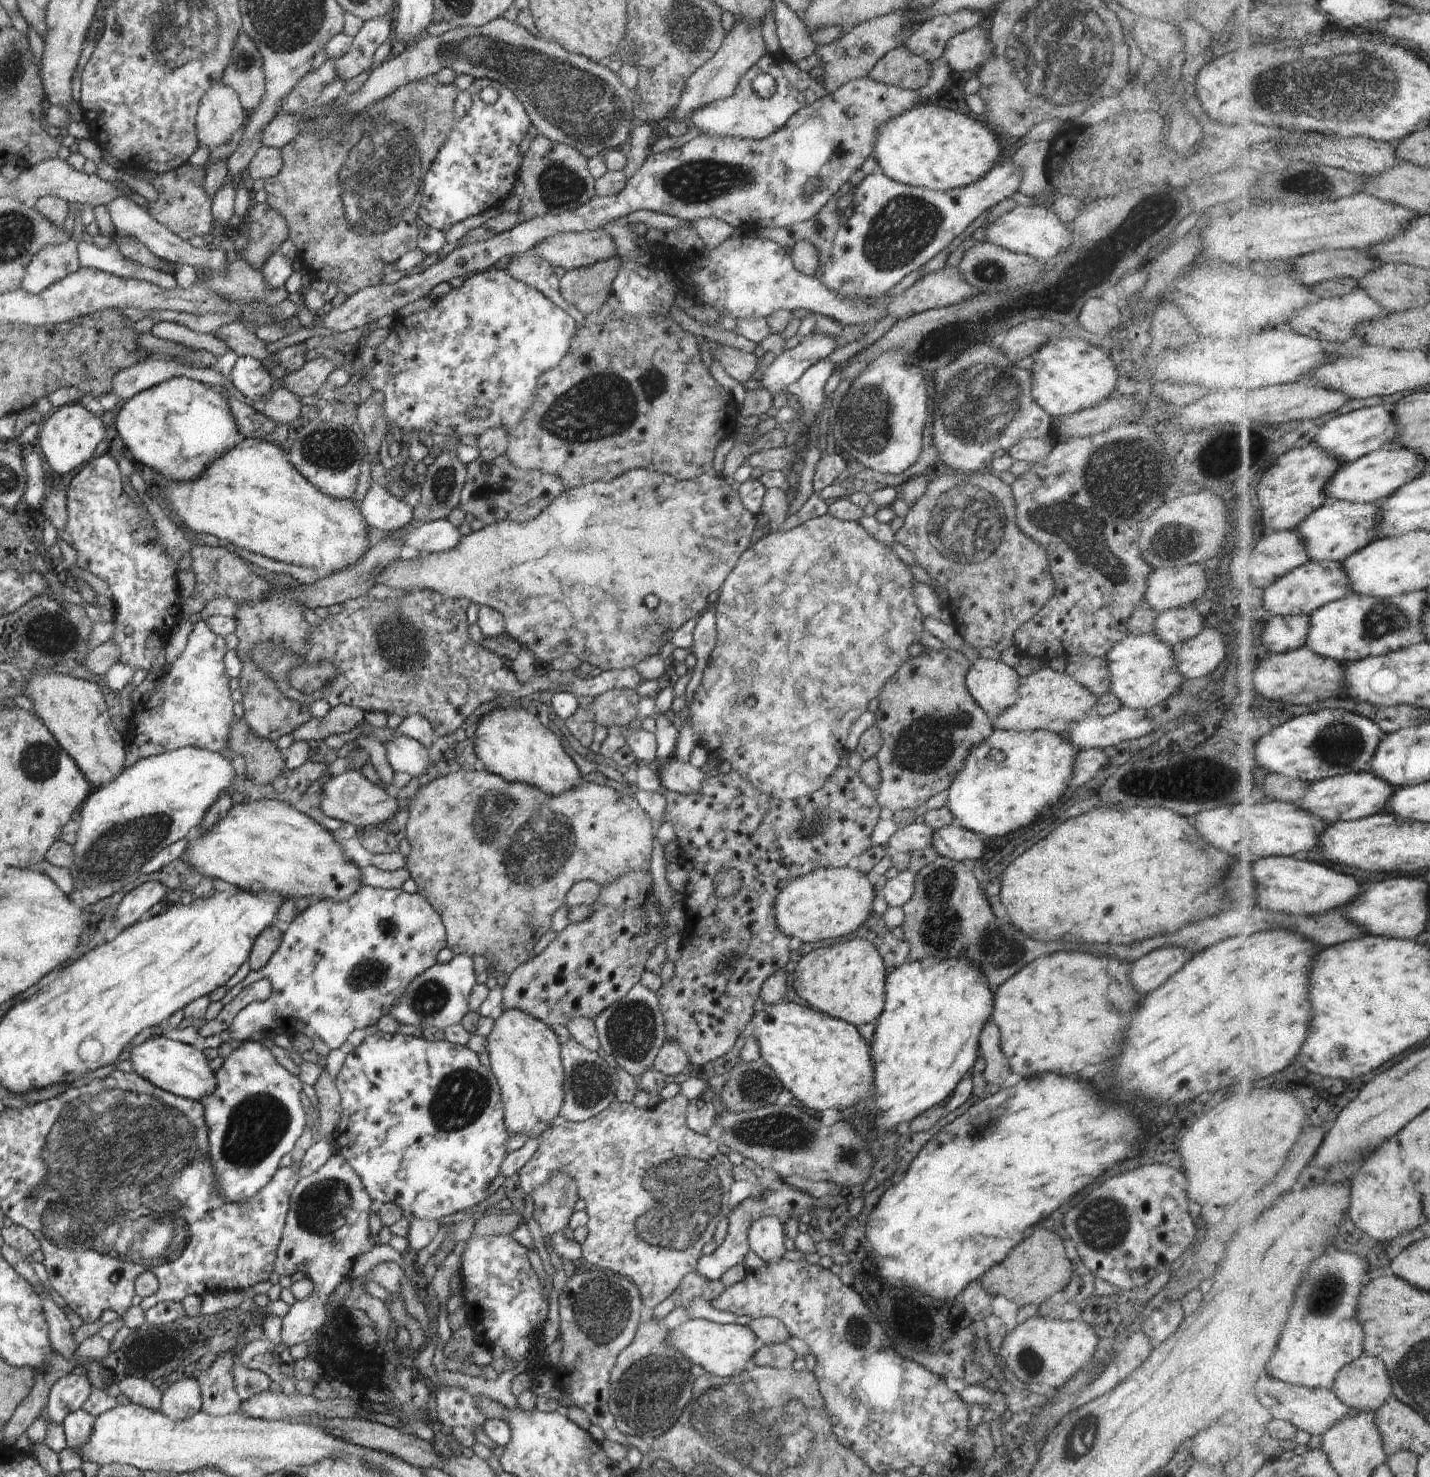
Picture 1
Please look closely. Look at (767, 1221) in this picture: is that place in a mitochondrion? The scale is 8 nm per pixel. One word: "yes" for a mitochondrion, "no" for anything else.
no

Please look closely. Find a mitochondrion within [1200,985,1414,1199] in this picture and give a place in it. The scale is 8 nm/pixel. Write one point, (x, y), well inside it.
(1344, 1052)

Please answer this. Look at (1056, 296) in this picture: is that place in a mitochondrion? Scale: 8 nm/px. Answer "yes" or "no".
yes

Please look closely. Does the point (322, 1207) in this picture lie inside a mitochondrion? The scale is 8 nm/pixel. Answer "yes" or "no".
yes

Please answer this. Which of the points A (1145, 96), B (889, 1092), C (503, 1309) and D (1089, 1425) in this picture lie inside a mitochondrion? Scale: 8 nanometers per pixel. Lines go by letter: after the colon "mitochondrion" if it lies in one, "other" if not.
A: other
B: other
C: other
D: mitochondrion

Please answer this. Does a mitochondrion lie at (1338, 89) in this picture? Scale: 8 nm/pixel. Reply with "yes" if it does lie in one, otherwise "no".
yes

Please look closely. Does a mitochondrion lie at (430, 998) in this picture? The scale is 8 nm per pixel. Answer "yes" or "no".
yes

